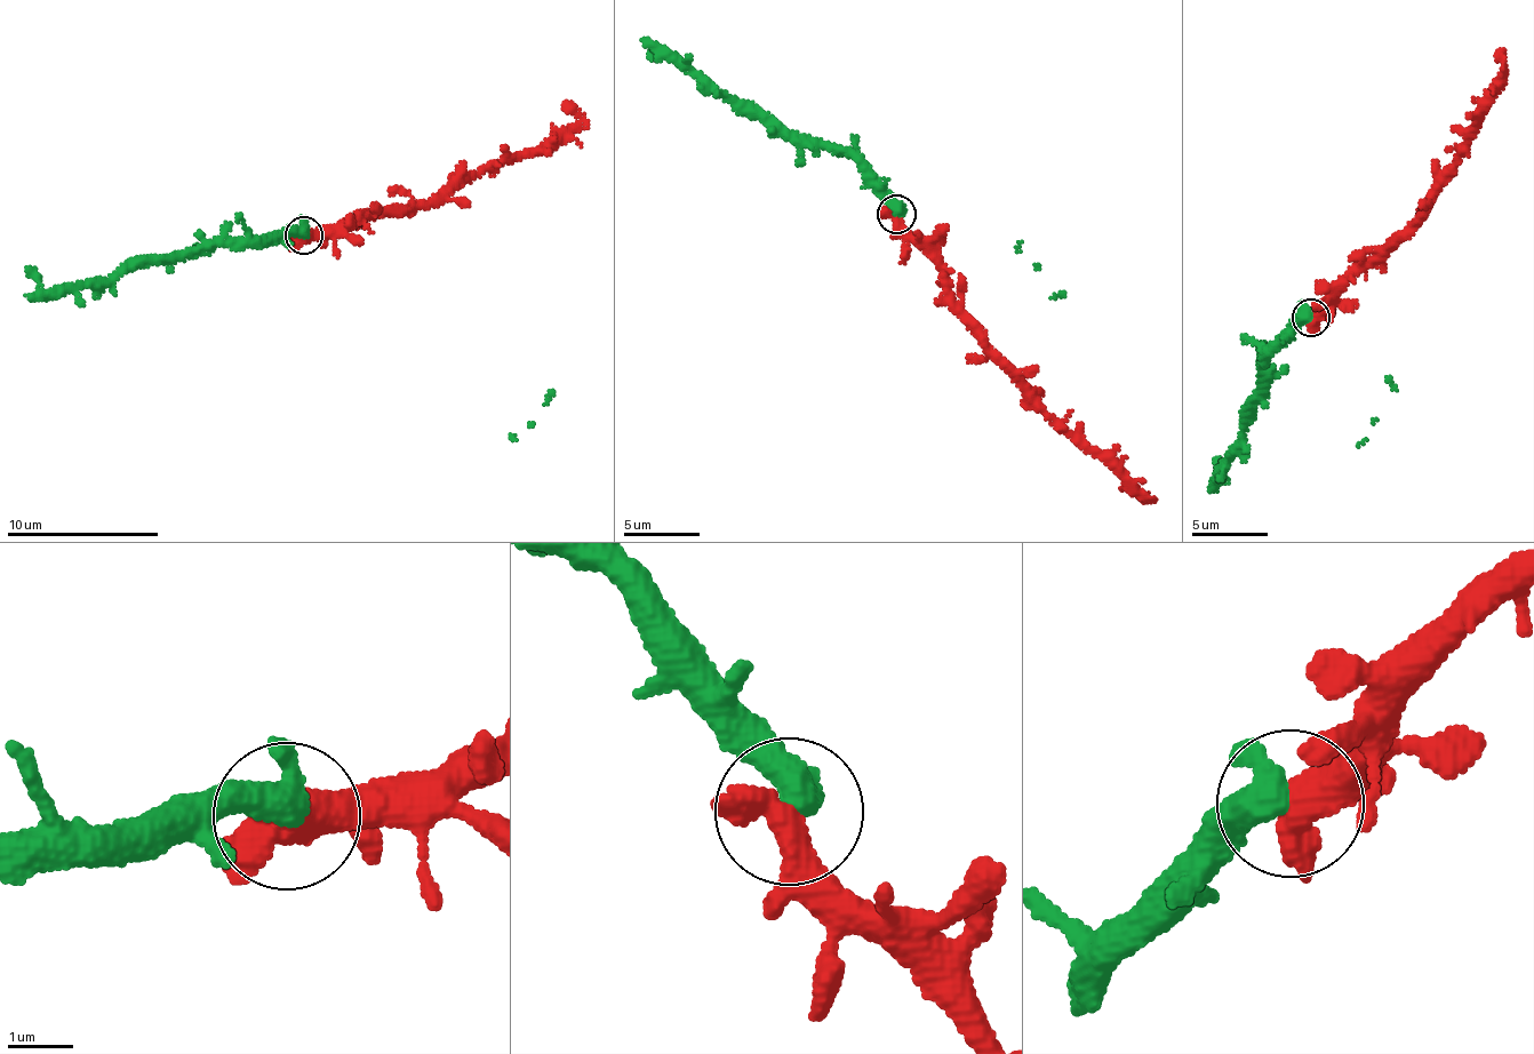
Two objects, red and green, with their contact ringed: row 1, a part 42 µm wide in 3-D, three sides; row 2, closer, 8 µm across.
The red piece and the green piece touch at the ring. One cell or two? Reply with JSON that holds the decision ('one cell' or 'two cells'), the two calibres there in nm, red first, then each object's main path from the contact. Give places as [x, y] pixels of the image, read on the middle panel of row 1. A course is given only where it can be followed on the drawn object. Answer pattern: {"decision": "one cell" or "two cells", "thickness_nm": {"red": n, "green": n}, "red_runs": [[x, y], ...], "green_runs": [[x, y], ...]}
{"decision": "one cell", "thickness_nm": {"red": 700, "green": 380}, "red_runs": [[897, 213], [901, 231], [937, 265], [952, 306], [988, 354], [1144, 500], [1140, 500]], "green_runs": [[897, 213], [891, 192], [852, 157], [777, 136], [658, 52], [650, 52]]}

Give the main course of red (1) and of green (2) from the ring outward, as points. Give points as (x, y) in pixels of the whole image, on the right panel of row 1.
1: (1310, 316), (1327, 313), (1348, 277), (1384, 260), (1419, 225), (1505, 65), (1502, 52)
2: (1310, 316), (1291, 320), (1268, 351), (1267, 391), (1224, 471), (1217, 477), (1214, 460)

